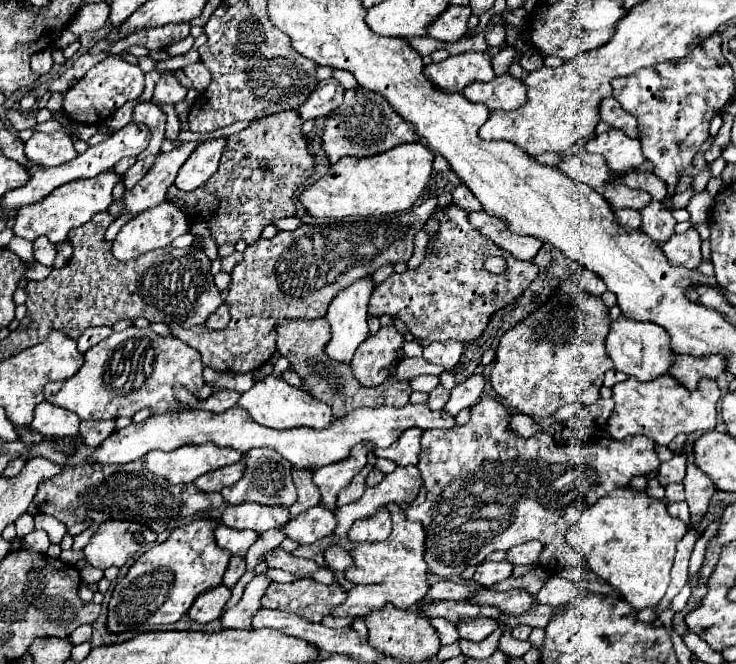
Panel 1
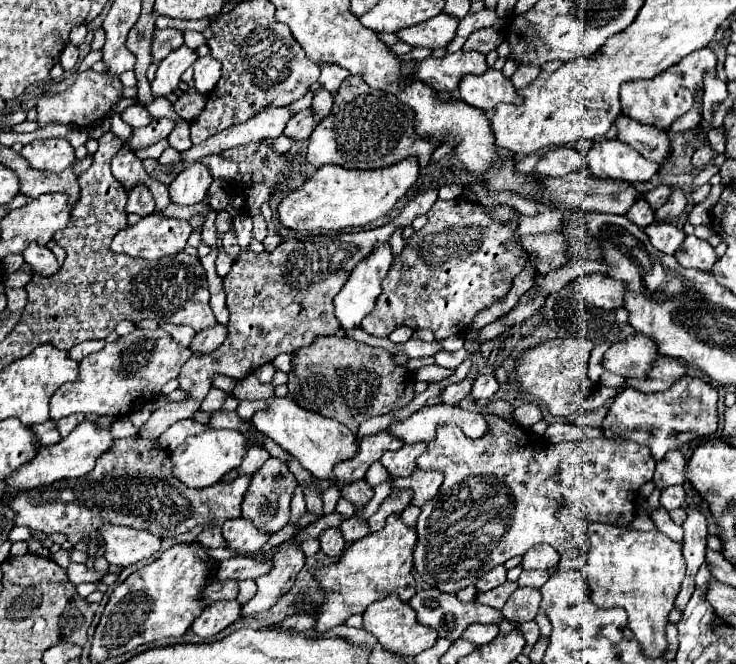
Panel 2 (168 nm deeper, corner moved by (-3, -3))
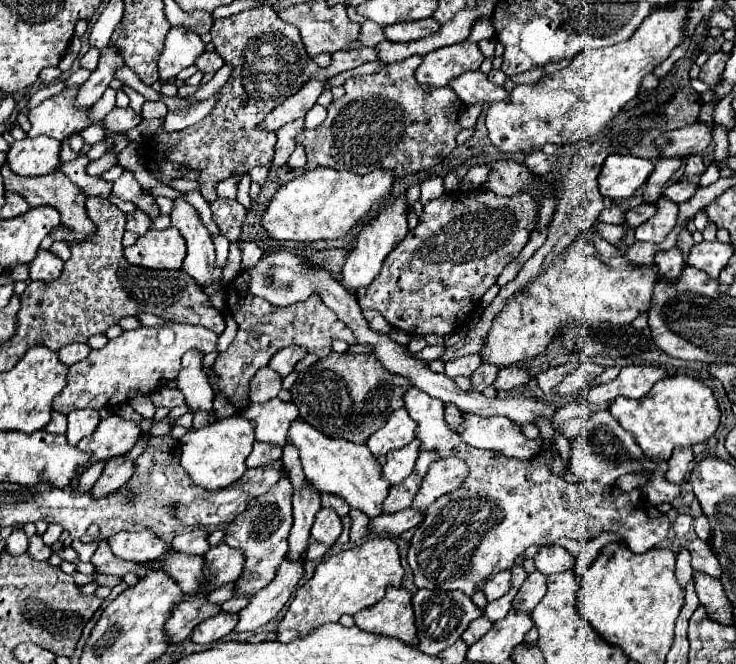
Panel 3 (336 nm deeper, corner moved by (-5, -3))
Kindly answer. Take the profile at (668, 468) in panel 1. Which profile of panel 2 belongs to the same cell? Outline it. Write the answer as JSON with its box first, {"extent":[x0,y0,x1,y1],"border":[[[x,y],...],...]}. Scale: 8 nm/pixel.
{"extent":[654,449,686,489],"border":[[[674,449],[674,451],[666,453],[666,457],[662,461],[656,463],[654,485],[658,489],[666,489],[670,485],[684,485],[684,481],[686,481],[684,471],[686,471],[686,459],[678,449]]]}

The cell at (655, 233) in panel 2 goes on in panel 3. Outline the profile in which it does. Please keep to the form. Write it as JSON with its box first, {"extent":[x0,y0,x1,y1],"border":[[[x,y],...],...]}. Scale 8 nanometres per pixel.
{"extent":[654,247,684,281],"border":[[[674,247],[668,251],[658,251],[654,257],[654,263],[658,265],[660,273],[666,275],[668,281],[674,281],[680,275],[680,269],[684,265],[684,257],[682,257],[682,251],[678,247]]]}

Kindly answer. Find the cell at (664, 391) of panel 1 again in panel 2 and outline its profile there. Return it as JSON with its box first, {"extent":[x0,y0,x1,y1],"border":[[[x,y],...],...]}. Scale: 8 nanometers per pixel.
{"extent":[602,377,718,461],"border":[[[680,377],[672,389],[662,393],[640,393],[636,389],[624,389],[608,407],[608,415],[602,423],[604,437],[622,437],[638,445],[650,447],[654,461],[662,461],[670,449],[678,449],[700,437],[708,437],[718,427],[718,393],[714,387],[698,377]]]}

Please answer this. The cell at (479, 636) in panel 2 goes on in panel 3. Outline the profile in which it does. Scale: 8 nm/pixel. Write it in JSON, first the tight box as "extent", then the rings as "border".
{"extent":[462,617,492,645],"border":[[[480,617],[480,619],[476,619],[476,621],[470,623],[470,627],[462,633],[462,639],[466,641],[466,645],[472,645],[480,637],[484,637],[490,629],[492,629],[492,623],[488,621],[488,617]]]}

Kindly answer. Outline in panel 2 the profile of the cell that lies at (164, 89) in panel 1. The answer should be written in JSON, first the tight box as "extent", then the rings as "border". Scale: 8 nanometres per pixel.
{"extent":[152,45,198,97],"border":[[[180,45],[178,49],[170,51],[170,55],[160,61],[158,65],[158,71],[156,71],[156,79],[152,81],[152,93],[156,97],[164,97],[168,93],[172,93],[174,89],[178,89],[178,83],[180,83],[180,77],[182,73],[198,59],[196,51],[186,47],[186,45]]]}

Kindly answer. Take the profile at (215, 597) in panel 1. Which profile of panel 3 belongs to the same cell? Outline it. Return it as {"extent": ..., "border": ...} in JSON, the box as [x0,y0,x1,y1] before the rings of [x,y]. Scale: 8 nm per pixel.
{"extent":[190,611,238,645],"border":[[[220,611],[218,615],[214,617],[208,617],[206,621],[202,621],[190,635],[190,639],[194,643],[202,643],[202,645],[208,645],[208,643],[214,643],[218,639],[222,639],[224,635],[228,635],[238,623],[238,615],[234,613],[224,613]]]}

